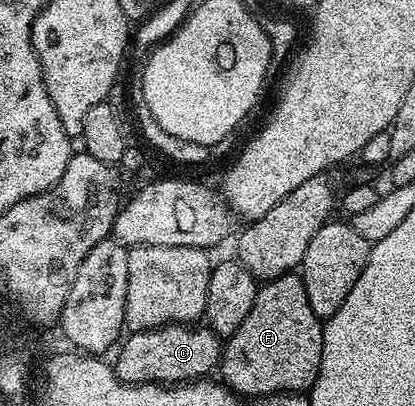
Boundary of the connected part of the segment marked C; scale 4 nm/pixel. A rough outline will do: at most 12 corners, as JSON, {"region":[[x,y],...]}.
{"region":[[163,324],[123,337],[116,377],[187,384],[217,371],[207,326]]}

